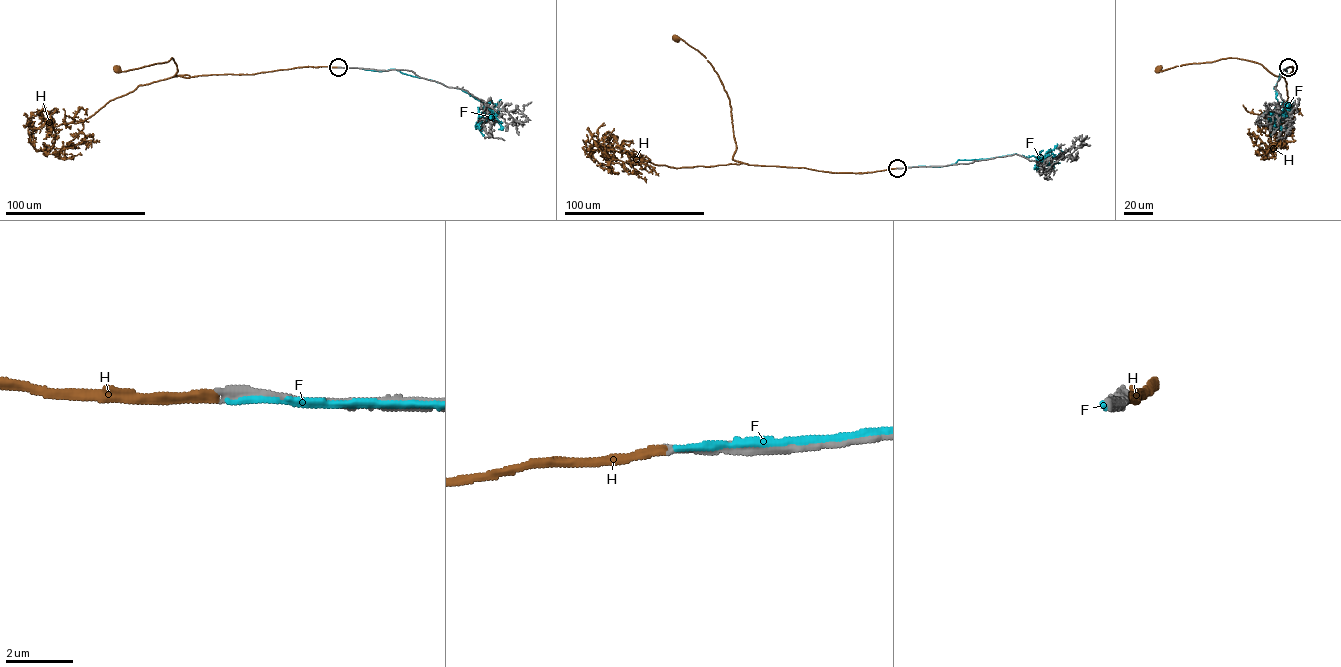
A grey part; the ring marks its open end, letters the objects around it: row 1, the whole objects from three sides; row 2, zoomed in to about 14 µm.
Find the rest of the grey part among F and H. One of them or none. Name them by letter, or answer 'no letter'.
H

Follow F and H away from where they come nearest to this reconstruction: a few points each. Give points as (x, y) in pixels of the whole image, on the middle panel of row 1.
F: (899, 168), (944, 166), (958, 159), (1016, 154), (1043, 158), (1050, 151), (1041, 161), (1049, 164), (1049, 174)
H: (897, 168), (833, 173), (735, 161), (732, 156), (736, 143), (731, 107), (718, 75), (697, 50), (675, 38)

